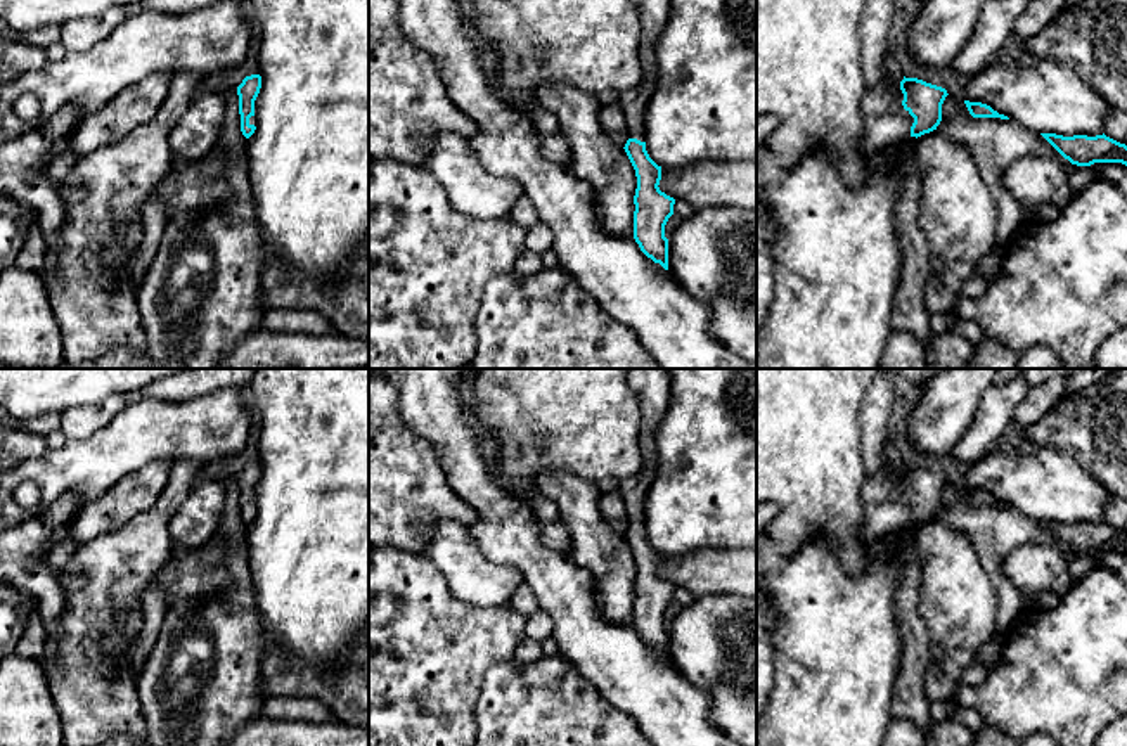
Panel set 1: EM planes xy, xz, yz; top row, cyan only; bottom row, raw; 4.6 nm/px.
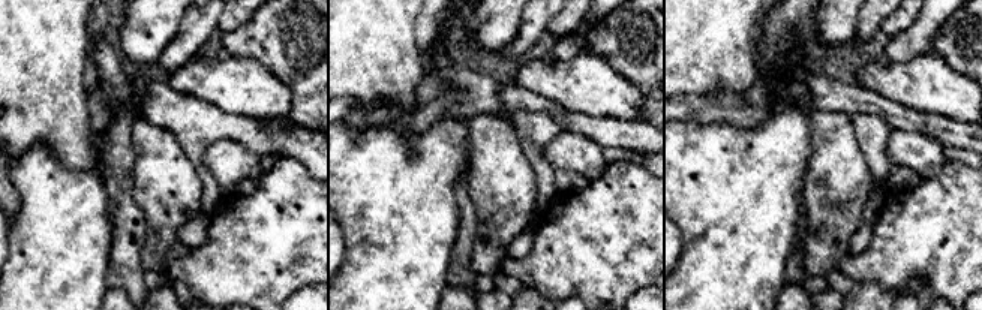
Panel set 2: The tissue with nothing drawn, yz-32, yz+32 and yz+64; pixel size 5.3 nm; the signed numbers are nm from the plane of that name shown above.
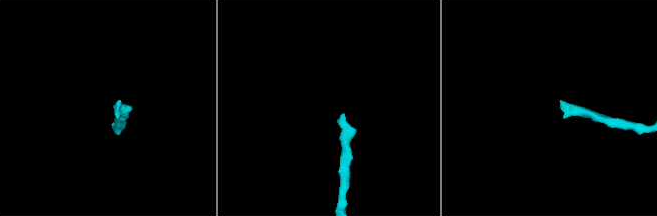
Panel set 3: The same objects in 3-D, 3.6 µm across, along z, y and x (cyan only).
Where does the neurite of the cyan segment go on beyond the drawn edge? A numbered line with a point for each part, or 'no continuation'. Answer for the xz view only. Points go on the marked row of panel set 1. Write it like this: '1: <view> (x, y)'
1: xz (653, 14)

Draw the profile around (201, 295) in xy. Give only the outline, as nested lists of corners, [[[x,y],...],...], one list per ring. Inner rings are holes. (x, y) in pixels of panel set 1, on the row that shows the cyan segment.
[[[227,88],[220,93],[225,102],[223,125],[208,159],[220,166],[218,177],[229,187],[229,199],[213,208],[184,209],[168,220],[158,254],[137,289],[147,351],[161,369],[218,369],[229,350],[248,332],[260,327],[265,312],[261,306],[263,248],[251,199],[248,138],[241,132],[239,95],[237,88]]]

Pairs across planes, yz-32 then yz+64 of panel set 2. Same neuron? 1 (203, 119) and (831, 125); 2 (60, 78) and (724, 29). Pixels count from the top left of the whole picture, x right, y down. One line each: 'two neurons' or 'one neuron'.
1: two neurons
2: one neuron

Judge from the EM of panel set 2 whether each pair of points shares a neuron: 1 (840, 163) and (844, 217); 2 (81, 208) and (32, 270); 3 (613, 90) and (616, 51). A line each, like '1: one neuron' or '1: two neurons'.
1: one neuron
2: one neuron
3: two neurons

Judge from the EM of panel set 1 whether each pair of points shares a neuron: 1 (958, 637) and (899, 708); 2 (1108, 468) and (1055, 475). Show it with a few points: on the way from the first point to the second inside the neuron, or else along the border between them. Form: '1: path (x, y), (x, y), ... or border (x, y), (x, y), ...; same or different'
1: border (932, 637), (925, 677), (930, 701); different
2: border (1051, 449), (1060, 449), (1072, 456), (1108, 492); different

